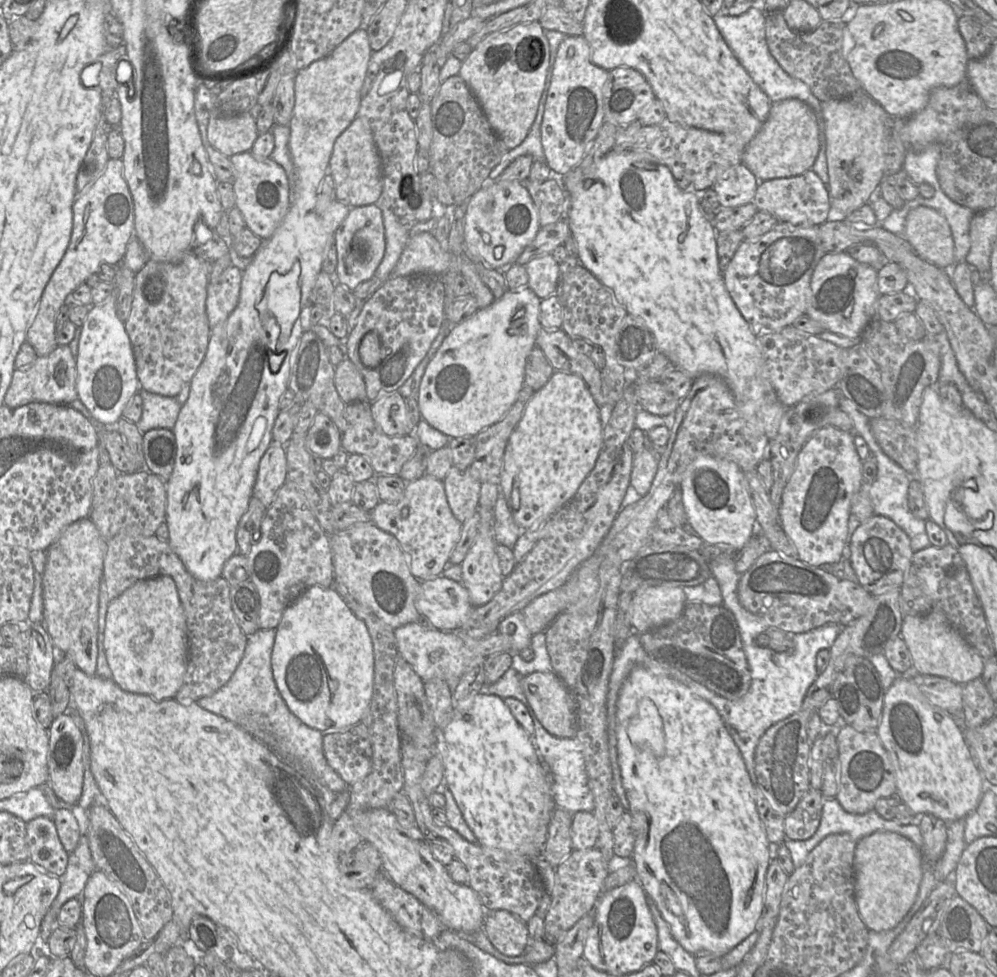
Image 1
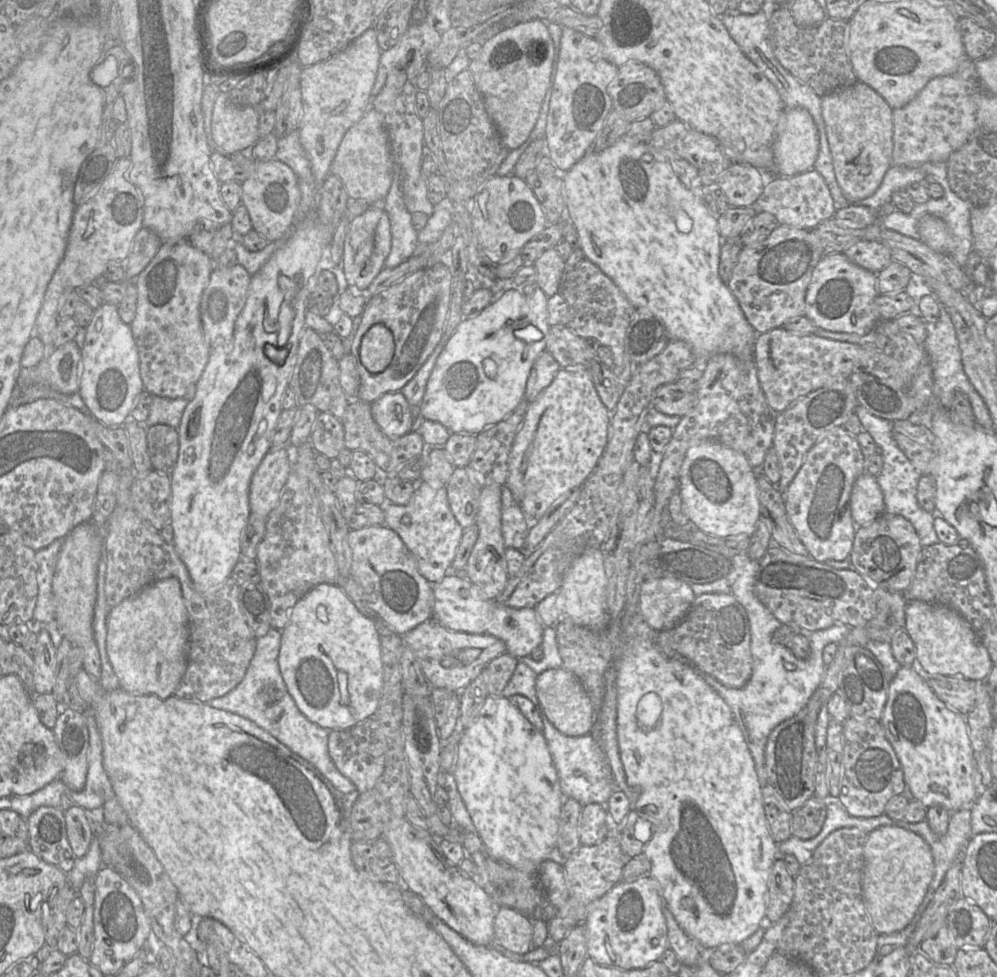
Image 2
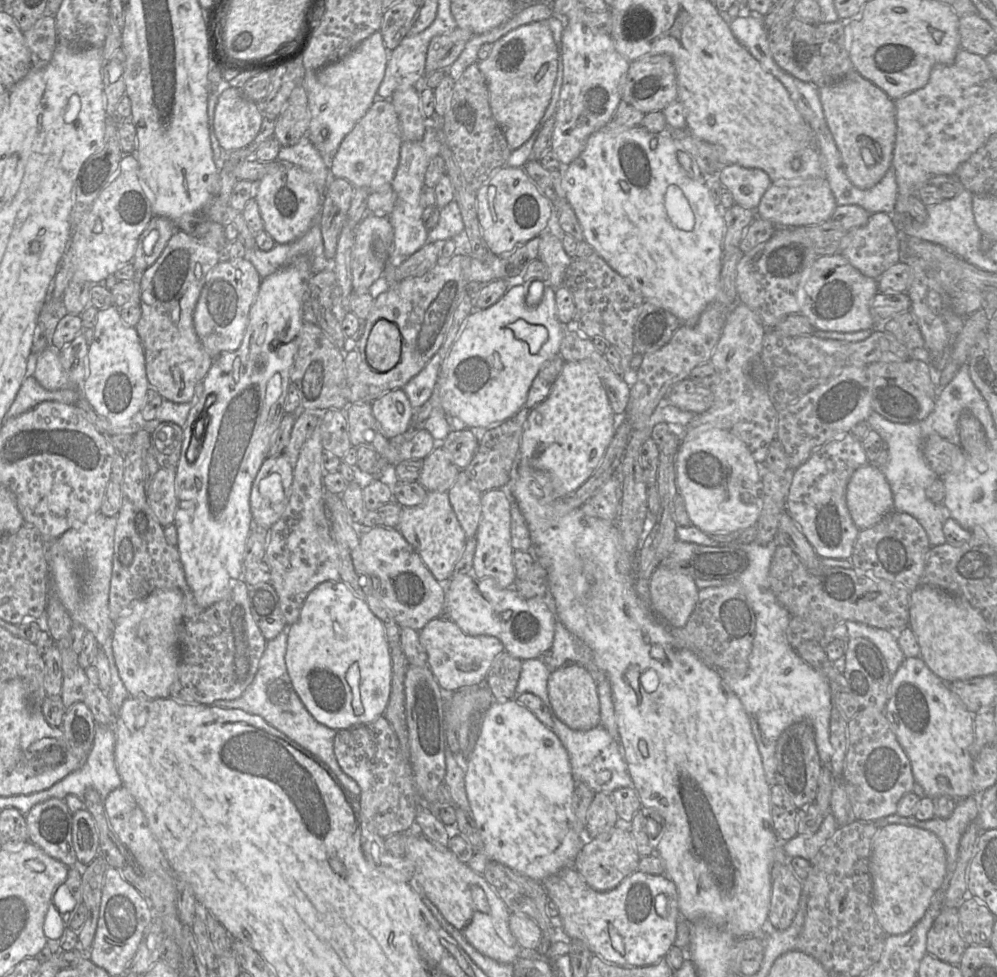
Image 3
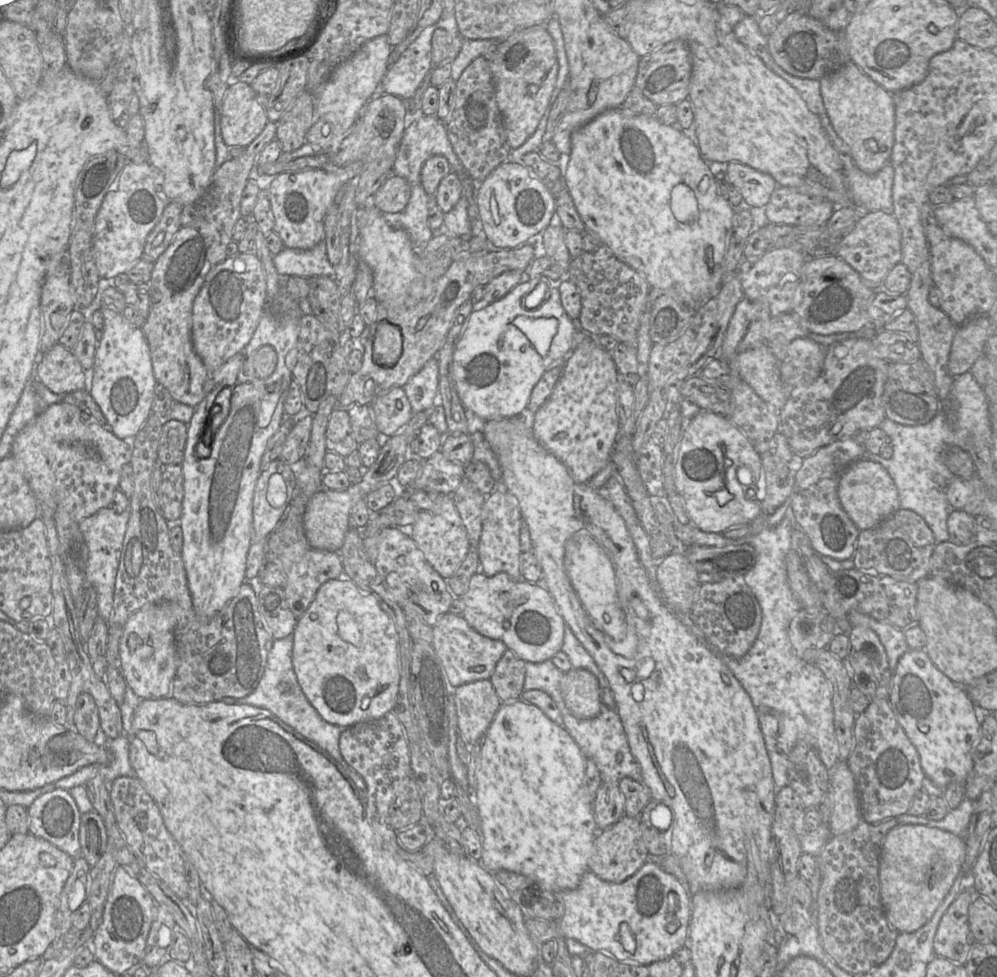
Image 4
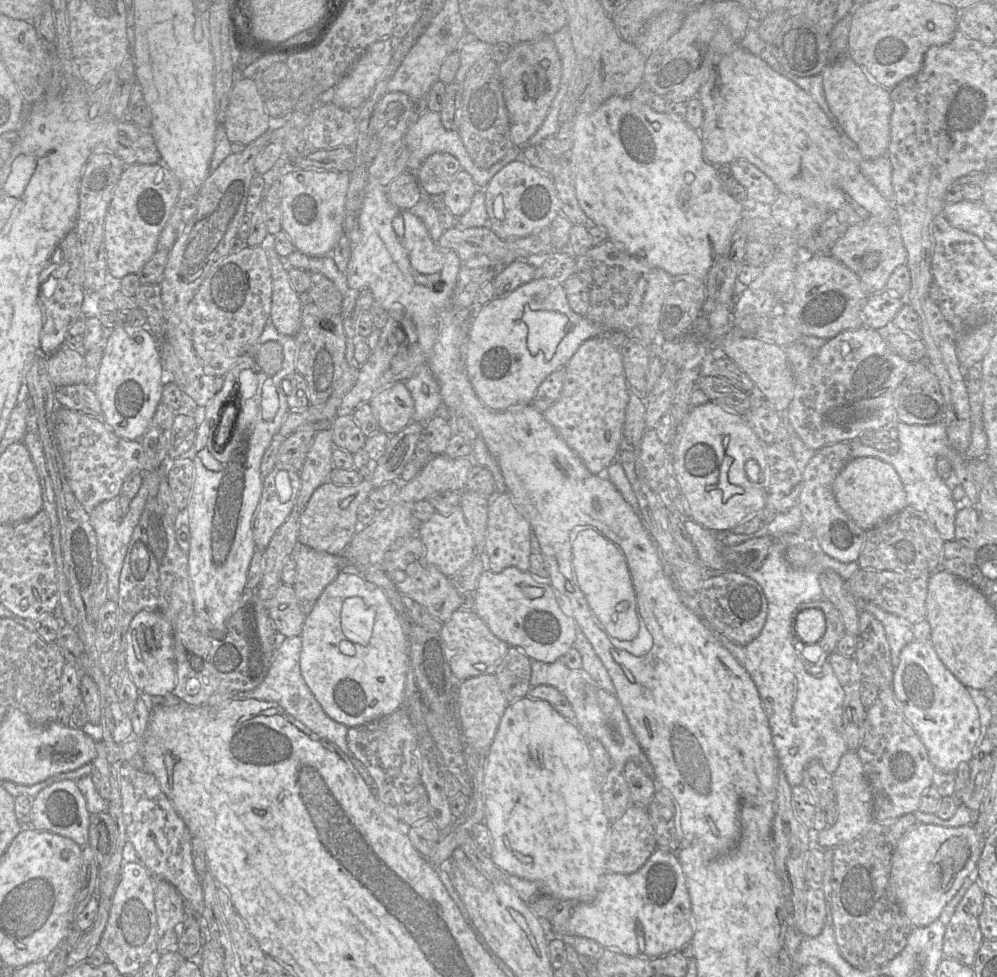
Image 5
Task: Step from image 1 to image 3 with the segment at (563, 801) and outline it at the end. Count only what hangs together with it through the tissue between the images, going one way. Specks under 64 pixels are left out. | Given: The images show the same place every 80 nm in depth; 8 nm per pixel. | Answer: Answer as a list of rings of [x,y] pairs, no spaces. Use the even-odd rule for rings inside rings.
[[[554,716],[551,727],[565,747],[574,779],[577,783],[587,784],[595,793],[612,793],[622,787],[633,787],[621,744],[602,726],[589,730],[574,730]]]

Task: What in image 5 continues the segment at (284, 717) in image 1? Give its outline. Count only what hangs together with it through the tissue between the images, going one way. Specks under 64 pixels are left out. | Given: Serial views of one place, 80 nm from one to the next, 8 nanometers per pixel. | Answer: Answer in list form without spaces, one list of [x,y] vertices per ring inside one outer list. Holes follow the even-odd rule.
[[[300,635],[282,639],[264,680],[252,690],[235,694],[233,700],[257,699],[274,702],[302,723],[310,732],[334,744],[342,754],[344,751],[349,755],[346,740],[348,727],[330,718],[310,691],[300,669],[301,650],[302,640]]]

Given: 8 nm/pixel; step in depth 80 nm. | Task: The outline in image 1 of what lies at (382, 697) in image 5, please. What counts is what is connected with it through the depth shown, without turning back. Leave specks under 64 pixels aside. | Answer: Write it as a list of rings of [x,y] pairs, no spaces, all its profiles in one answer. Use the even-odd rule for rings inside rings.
[[[309,587],[285,609],[276,628],[271,665],[287,707],[309,727],[322,732],[329,728],[337,728],[336,732],[347,730],[360,722],[370,704],[374,683],[372,639],[365,622],[351,611],[333,587]]]

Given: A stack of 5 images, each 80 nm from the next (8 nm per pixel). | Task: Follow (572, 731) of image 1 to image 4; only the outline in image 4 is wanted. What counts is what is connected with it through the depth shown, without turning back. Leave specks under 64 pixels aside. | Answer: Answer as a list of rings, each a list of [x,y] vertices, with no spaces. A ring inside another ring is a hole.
[[[572,667],[563,674],[560,687],[566,707],[576,718],[591,719],[600,713],[601,688],[590,671]]]

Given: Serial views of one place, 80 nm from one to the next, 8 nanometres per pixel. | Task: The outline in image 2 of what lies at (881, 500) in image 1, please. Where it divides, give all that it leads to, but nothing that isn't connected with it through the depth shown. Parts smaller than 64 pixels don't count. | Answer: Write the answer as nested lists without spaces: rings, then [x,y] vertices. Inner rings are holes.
[[[857,405],[855,415],[859,418],[864,431],[868,432],[881,449],[883,467],[877,476],[877,483],[883,493],[885,512],[907,519],[914,527],[923,548],[939,542],[934,529],[934,515],[923,510],[917,502],[917,487],[921,473],[915,469],[910,460],[898,447],[893,438],[894,421],[886,420],[870,413],[866,408]]]

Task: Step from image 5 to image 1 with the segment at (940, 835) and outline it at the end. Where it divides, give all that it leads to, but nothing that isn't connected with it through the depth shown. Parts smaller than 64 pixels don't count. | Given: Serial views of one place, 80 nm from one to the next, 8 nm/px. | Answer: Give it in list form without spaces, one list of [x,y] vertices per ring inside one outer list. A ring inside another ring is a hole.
[[[879,831],[860,839],[854,852],[855,900],[861,919],[869,931],[895,928],[913,906],[924,872],[921,848],[894,832]]]

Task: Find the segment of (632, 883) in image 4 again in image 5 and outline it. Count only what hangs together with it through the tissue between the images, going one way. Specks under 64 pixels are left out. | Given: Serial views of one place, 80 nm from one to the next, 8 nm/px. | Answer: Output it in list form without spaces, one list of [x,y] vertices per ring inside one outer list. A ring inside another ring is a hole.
[[[656,849],[654,853],[649,857],[646,863],[636,872],[631,874],[621,874],[607,872],[600,881],[600,888],[596,897],[589,902],[574,904],[571,916],[566,925],[566,934],[573,936],[582,936],[590,938],[598,942],[605,947],[605,950],[614,950],[625,954],[627,956],[639,956],[646,958],[660,957],[670,954],[672,952],[678,952],[678,950],[686,943],[691,942],[694,933],[694,924],[692,918],[692,910],[689,892],[686,884],[686,878],[681,866],[681,863],[674,852],[664,849]]]

